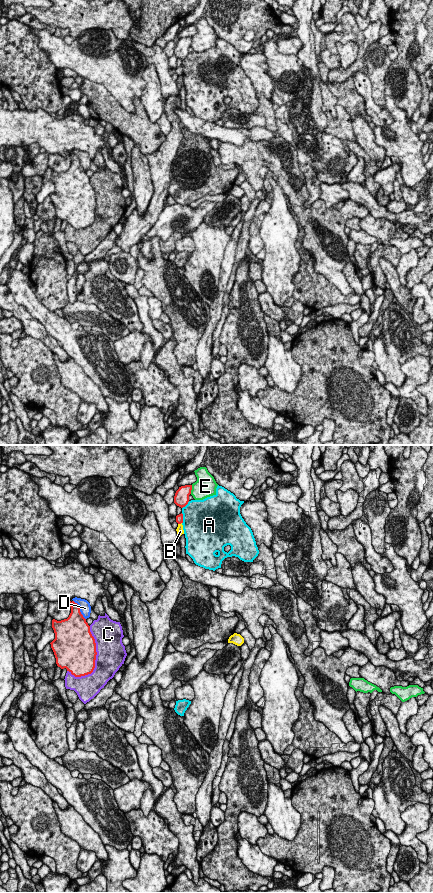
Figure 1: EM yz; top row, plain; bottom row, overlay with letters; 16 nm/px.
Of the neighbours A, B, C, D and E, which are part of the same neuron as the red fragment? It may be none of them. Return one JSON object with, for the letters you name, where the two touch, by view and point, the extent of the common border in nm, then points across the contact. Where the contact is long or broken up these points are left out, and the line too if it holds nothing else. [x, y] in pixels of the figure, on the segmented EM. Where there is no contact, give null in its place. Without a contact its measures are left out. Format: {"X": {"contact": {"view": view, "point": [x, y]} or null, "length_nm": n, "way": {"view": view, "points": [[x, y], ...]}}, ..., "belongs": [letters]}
{"belongs": []}

